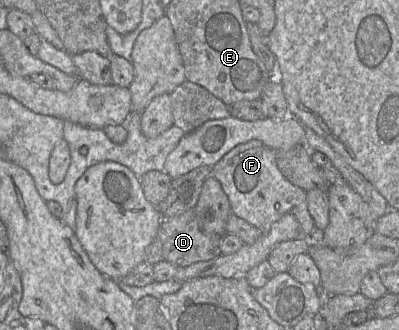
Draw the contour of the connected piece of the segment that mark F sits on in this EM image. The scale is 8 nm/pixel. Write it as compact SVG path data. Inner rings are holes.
M250 140L235 146L212 167L212 175L227 195L231 213L263 233L268 232L272 224L285 214L292 214L297 219L303 237L314 232L315 224L308 211L306 192L283 176L277 166L276 151L261 141Z

